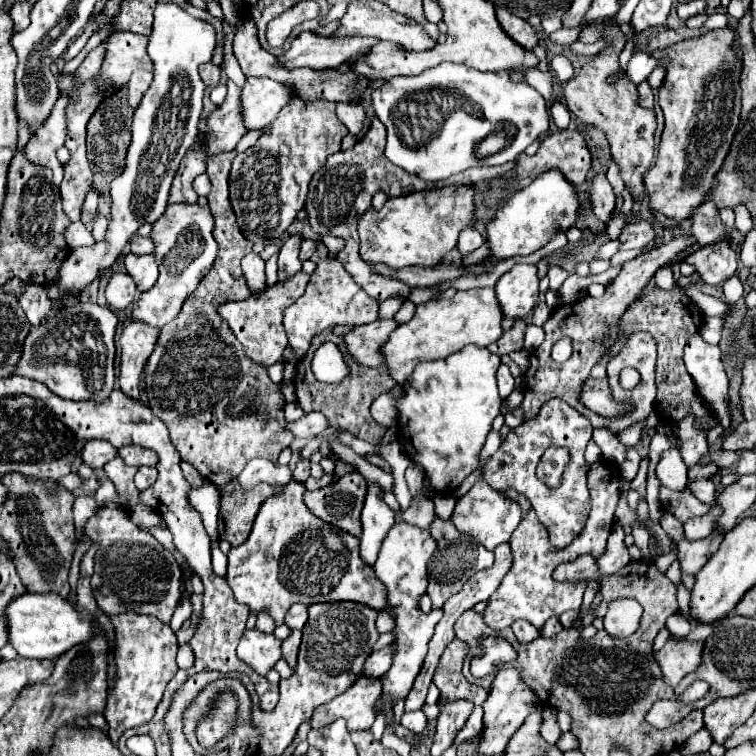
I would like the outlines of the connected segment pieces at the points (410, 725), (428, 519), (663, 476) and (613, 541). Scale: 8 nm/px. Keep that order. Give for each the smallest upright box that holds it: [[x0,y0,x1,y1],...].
[[399,711,427,733],[399,499,435,529],[657,451,687,491],[597,525,631,575]]

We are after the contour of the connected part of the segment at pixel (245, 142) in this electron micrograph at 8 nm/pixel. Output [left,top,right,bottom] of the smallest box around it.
[235,130,261,153]

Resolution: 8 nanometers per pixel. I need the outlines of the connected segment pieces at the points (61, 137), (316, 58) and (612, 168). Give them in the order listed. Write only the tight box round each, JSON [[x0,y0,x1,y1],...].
[[25,95,65,187],[277,33,377,71],[607,157,623,195]]

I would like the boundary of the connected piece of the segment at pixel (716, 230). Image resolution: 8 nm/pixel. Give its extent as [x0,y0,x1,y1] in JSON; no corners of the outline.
[693,201,731,245]

